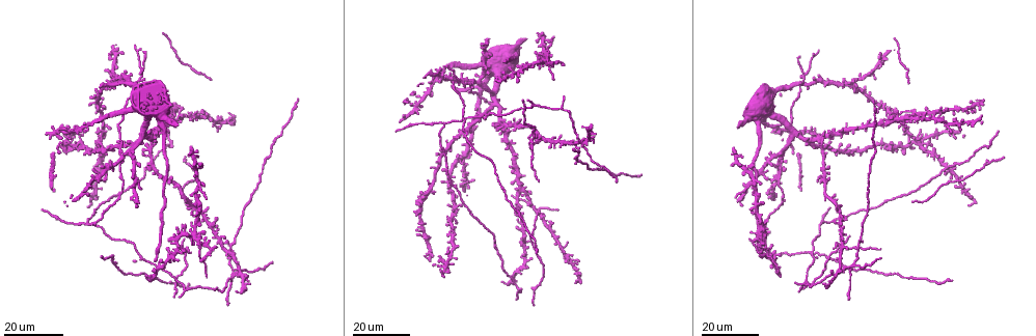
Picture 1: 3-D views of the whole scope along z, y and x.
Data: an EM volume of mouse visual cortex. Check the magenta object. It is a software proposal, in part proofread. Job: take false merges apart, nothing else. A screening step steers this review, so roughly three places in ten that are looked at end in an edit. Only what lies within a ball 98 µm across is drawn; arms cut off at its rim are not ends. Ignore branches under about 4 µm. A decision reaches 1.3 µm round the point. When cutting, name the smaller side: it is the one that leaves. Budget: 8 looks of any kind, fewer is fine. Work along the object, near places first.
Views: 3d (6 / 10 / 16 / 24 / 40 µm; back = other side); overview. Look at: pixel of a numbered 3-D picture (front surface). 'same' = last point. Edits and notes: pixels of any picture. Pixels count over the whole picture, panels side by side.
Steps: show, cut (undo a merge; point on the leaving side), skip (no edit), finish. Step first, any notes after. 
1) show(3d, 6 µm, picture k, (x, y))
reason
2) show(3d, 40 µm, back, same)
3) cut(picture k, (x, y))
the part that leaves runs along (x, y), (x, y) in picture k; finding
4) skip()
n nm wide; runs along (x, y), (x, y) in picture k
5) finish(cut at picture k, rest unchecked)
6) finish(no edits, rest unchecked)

show(3d, 16 µm, picture 1, (839, 243))
four or more arms meet

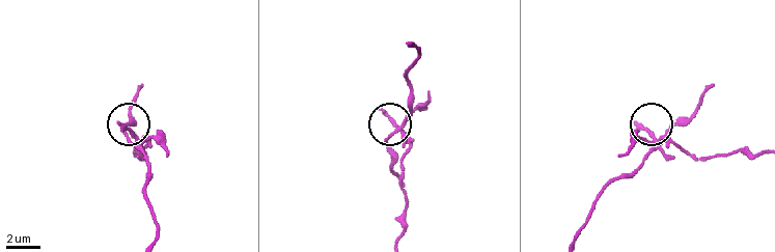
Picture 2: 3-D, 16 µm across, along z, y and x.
show(3d, 10 µm, picture 2, (137, 139))

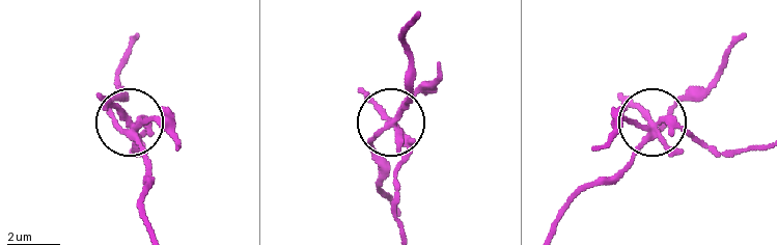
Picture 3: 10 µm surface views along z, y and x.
cut(picture 3, (375, 102))
side arm 6 µm; a second neuron is stuck on

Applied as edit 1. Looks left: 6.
show(3d, 16 µm, picture 1, (583, 147))
looks like a crossing

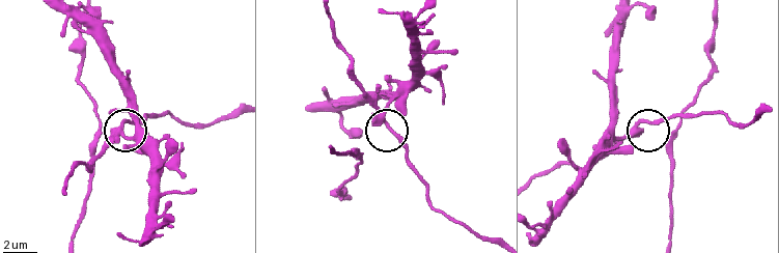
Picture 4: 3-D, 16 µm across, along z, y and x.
show(3d, 6 µm, picture 4, (640, 132))

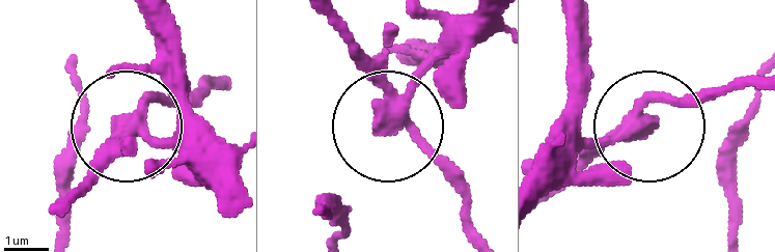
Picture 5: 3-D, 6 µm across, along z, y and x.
skip()
4 arms; runs along (398, 90), (398, 132), (462, 195) in picture 5; continuous, no second neuron

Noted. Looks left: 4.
show(3d, 16 µm, picture 1, (914, 112))

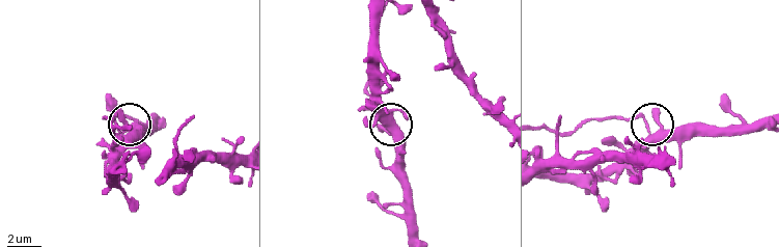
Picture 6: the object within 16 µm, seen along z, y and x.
show(3d, 10 µm, picture 6, (644, 117))

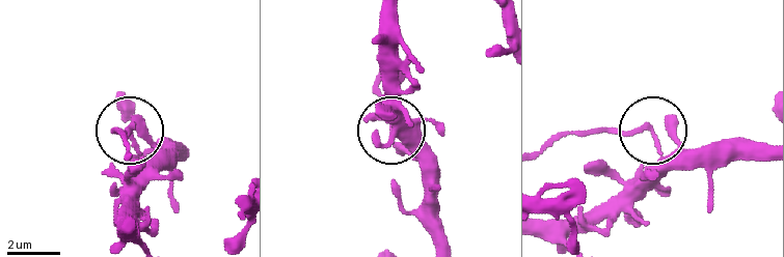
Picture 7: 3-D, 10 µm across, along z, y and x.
cut(picture 7, (111, 133))
the part that leaves runs along (641, 127), (623, 134), (563, 134), (543, 147) in picture 7; a second neuron is stuck on

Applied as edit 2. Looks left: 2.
finish(cut at picture 3, cut at picture 7, rest unchecked)

